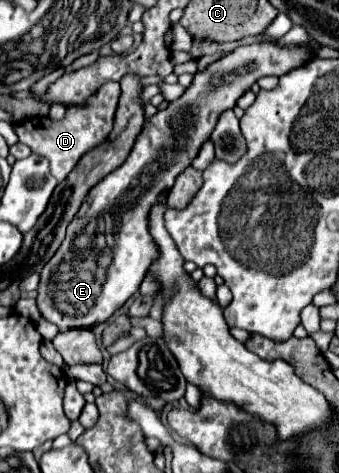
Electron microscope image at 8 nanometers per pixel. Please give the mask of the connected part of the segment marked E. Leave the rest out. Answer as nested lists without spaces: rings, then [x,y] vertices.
[[[273,42],[239,46],[203,72],[197,72],[179,100],[159,110],[153,118],[147,118],[131,156],[91,188],[75,220],[69,224],[59,252],[43,266],[37,288],[37,306],[43,318],[65,332],[103,324],[119,310],[139,290],[153,256],[157,256],[157,246],[147,232],[149,208],[155,202],[165,204],[167,188],[191,164],[195,152],[199,152],[199,144],[213,132],[219,112],[233,108],[237,98],[261,76],[281,76],[301,62],[305,64],[311,56],[307,48],[279,48]]]

